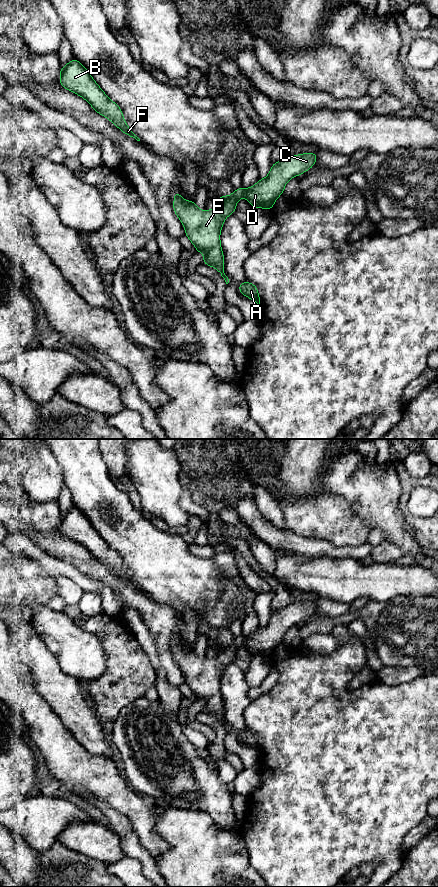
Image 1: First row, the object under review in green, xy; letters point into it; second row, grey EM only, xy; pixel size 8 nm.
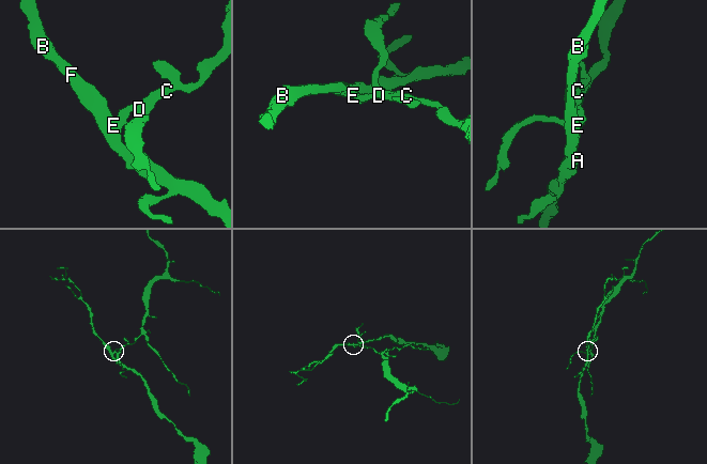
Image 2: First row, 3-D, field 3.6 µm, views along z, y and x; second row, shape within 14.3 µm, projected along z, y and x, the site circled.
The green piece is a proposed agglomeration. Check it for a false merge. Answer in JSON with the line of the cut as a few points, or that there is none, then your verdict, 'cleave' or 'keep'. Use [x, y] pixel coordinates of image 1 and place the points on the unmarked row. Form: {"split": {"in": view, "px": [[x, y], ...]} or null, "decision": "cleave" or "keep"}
{"split": {"in": "xy", "px": [[246, 637], [243, 644]]}, "decision": "cleave"}

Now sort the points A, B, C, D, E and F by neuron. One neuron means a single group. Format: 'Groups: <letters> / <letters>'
Groups: A B E F / C D

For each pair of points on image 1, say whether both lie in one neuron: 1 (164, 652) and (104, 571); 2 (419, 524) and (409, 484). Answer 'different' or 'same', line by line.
1: same
2: same

